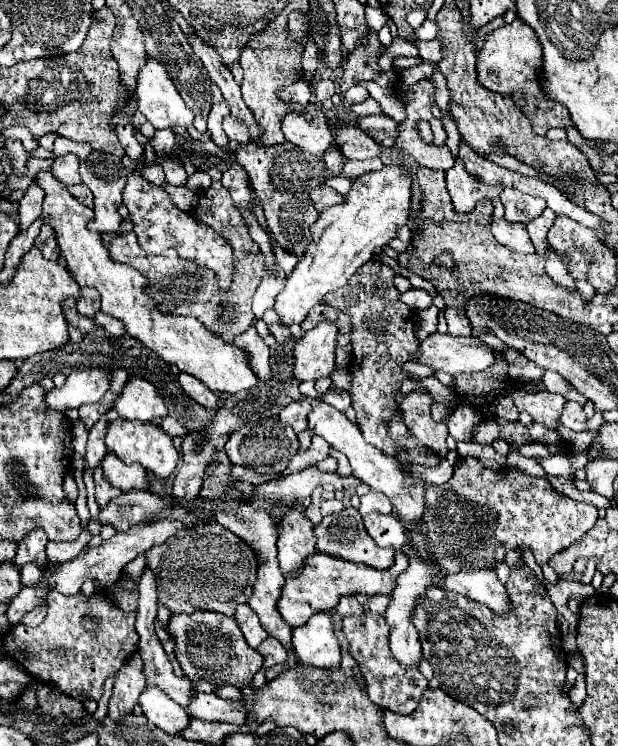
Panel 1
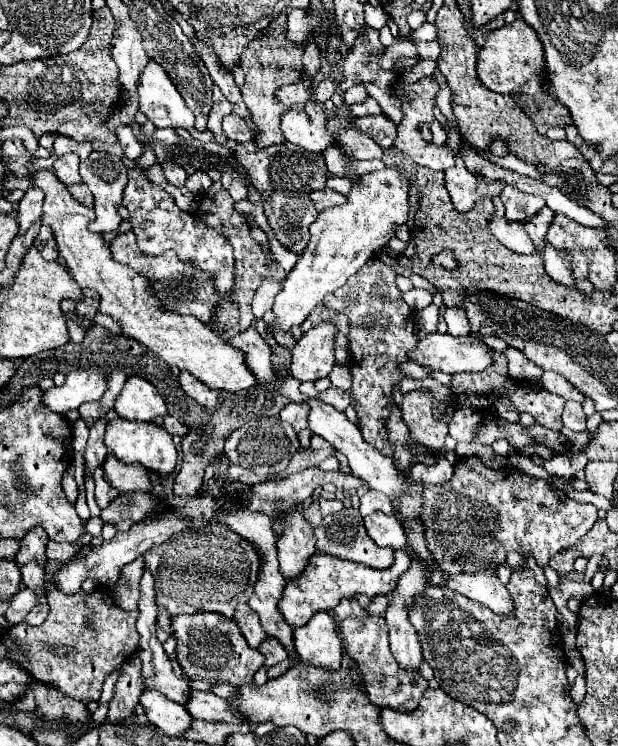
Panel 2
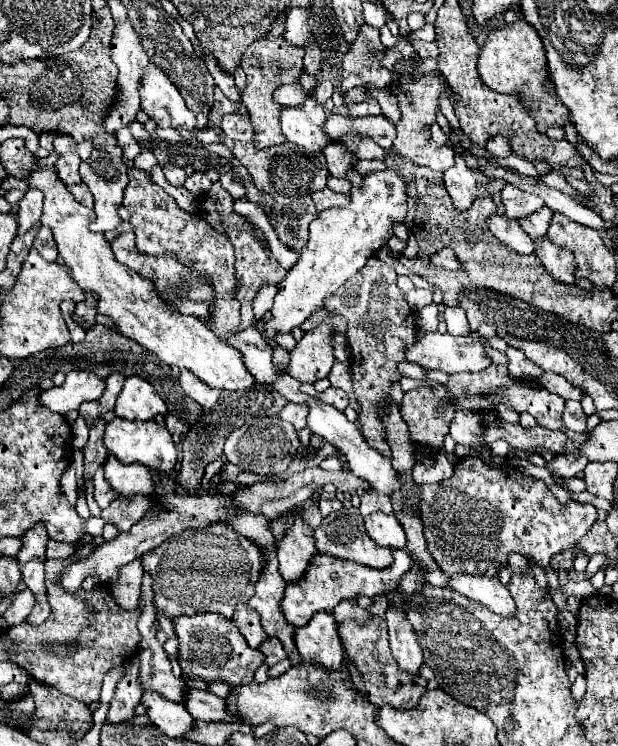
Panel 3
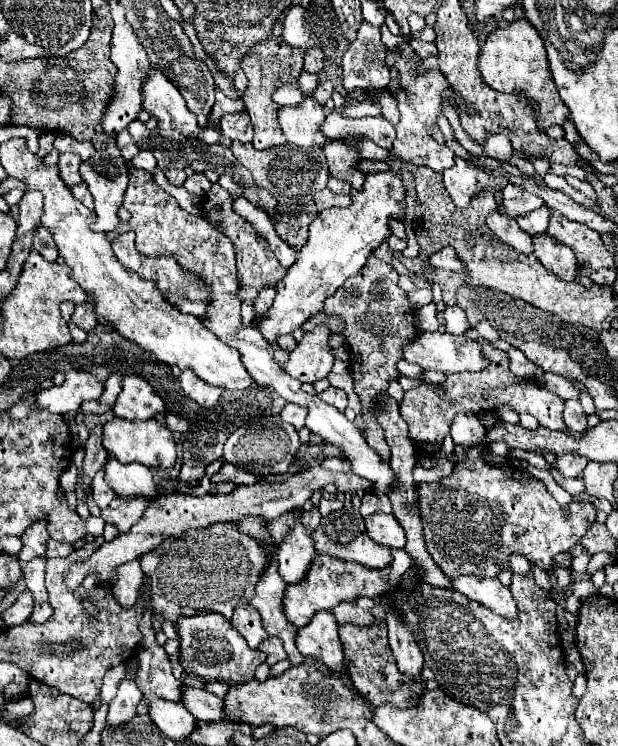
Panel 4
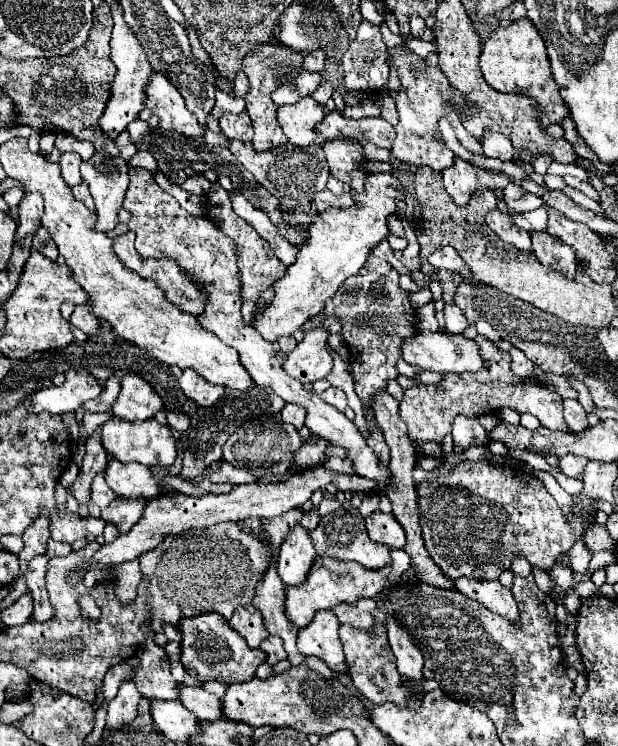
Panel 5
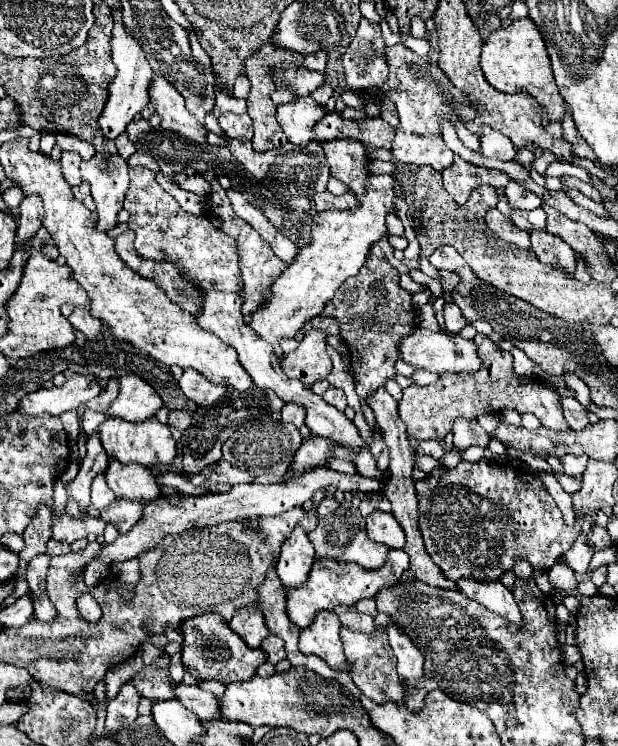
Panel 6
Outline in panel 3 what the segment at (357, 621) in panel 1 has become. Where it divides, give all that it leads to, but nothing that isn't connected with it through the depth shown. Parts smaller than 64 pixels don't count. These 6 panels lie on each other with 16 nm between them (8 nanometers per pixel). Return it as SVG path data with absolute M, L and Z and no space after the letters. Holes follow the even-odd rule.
M372 616L368 622L356 622L356 620L344 620L340 624L340 638L344 640L344 650L348 658L352 660L352 676L354 684L360 692L368 696L368 700L374 706L392 706L400 710L414 708L427 689L427 680L421 675L412 675L408 672L400 672L390 646L388 646L388 628L384 624L384 618Z

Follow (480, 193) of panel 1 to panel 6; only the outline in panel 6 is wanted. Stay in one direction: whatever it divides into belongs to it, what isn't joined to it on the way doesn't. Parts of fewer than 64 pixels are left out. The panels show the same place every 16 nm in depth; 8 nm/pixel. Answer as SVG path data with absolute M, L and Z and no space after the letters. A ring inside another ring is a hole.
M454 156L454 164L442 172L444 176L444 188L454 198L458 206L464 206L468 202L468 196L472 190L480 186L492 186L492 188L504 188L510 178L500 170L488 170L474 166L460 156Z

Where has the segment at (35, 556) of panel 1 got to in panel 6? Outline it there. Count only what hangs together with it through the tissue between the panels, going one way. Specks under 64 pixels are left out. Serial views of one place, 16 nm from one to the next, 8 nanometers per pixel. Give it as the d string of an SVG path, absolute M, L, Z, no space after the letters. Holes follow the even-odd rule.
M46 506L38 508L36 518L30 522L30 526L28 526L28 528L24 530L24 534L22 534L22 538L24 538L24 542L26 542L26 548L18 554L20 560L28 562L28 560L32 560L34 556L46 552L46 542L48 542L50 536L52 536L50 524L52 524L50 510L48 510Z

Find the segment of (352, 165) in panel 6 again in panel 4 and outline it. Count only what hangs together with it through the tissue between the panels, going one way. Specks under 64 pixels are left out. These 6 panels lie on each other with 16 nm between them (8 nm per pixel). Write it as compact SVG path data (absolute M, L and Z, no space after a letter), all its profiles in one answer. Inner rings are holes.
M332 140L324 146L324 154L328 160L328 170L334 178L350 182L352 188L360 188L360 184L364 184L364 174L356 172L356 162L360 162L360 158L354 148L342 140Z

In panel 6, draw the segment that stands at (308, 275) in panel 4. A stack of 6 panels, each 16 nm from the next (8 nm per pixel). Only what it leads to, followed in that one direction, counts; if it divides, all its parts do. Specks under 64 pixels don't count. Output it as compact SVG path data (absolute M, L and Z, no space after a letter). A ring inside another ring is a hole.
M370 174L364 194L354 194L358 200L356 208L350 210L326 210L316 216L312 226L312 240L300 248L296 260L284 270L284 274L272 284L272 300L264 308L252 314L248 322L266 342L276 344L280 338L294 338L294 334L314 316L322 314L326 300L342 286L342 282L364 266L370 248L388 234L386 216L396 212L394 198L396 178L392 174Z

